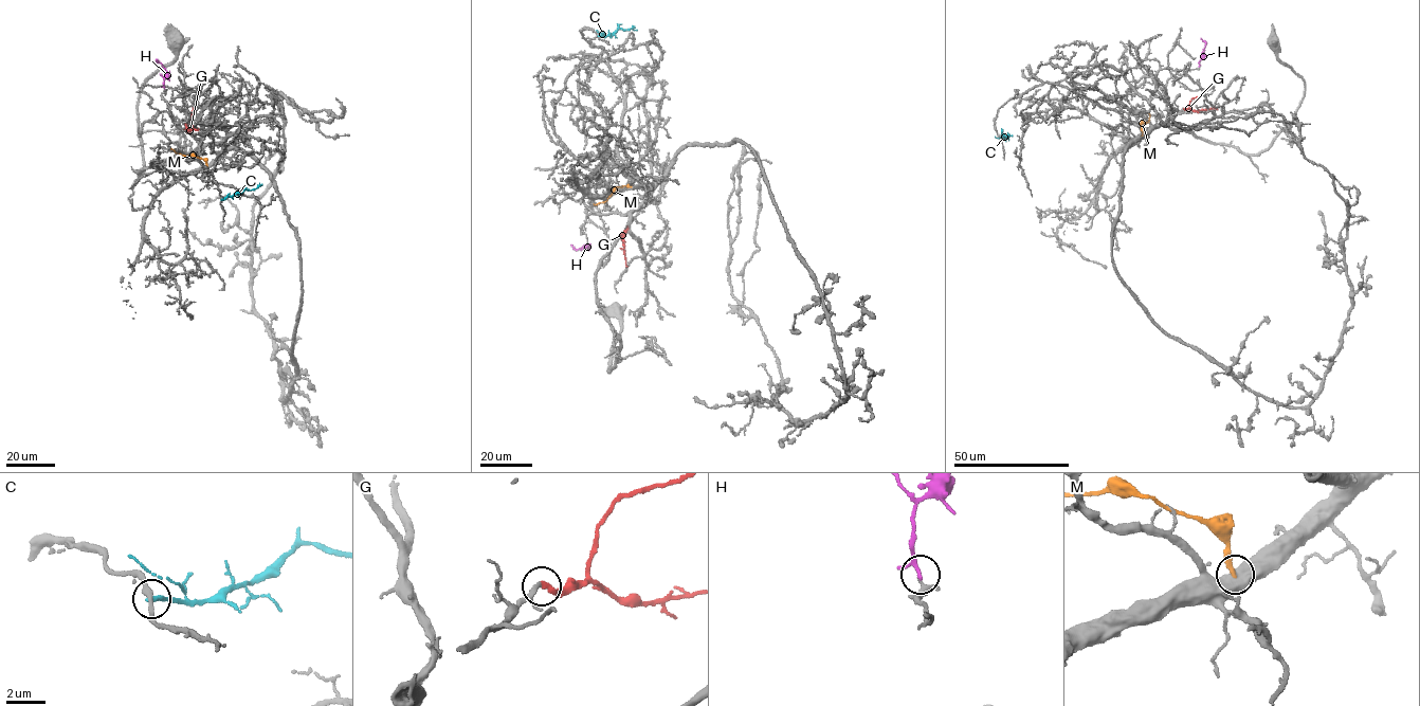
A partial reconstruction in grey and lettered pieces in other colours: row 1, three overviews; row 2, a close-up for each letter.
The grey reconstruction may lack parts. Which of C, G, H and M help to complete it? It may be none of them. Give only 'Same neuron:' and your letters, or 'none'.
Same neuron: G

